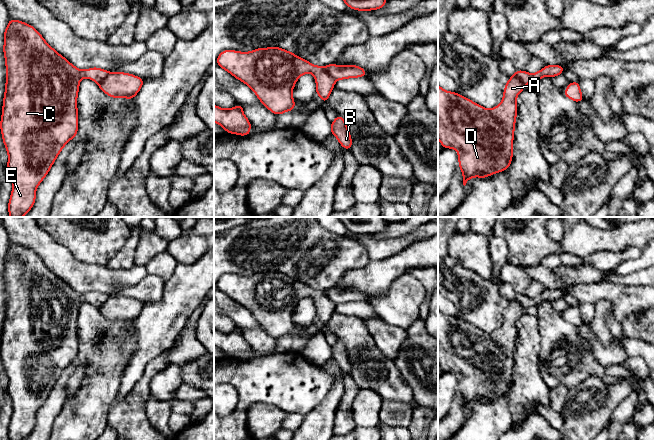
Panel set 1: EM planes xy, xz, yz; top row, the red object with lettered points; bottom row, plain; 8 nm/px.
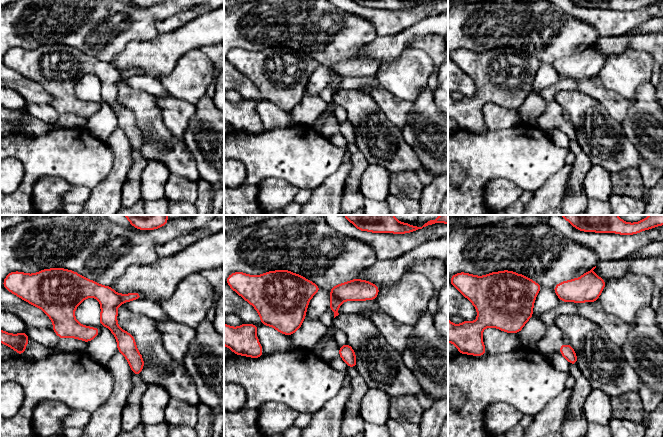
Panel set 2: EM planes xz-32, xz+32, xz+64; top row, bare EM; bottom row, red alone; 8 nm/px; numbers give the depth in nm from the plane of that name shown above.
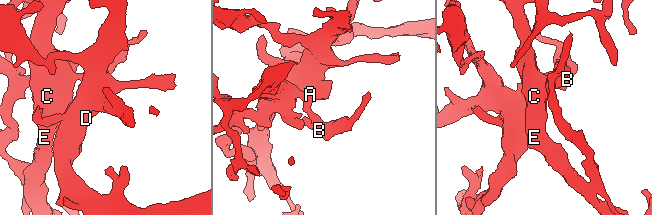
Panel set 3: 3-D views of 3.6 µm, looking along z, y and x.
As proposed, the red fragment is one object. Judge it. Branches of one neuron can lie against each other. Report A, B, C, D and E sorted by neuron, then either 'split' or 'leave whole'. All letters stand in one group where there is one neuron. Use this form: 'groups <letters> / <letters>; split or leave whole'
groups A D / B C E; split

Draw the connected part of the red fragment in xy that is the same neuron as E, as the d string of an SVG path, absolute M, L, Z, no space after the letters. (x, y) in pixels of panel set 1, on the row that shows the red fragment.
M11 19L4 32L6 85L0 128L8 152L13 188L10 217L23 217L33 207L36 188L48 174L62 148L77 135L77 95L82 78L97 83L110 72L92 67L80 70L55 51L29 24Z

